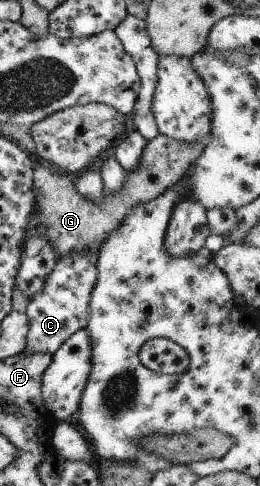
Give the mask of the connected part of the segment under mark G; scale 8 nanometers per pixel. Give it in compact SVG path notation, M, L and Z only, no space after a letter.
M158 134L146 142L136 169L125 172L122 187L116 193L104 193L103 190L97 203L80 195L68 176L48 170L48 163L35 159L31 182L38 194L33 205L37 217L37 232L51 245L56 260L73 253L97 254L107 235L116 230L132 208L160 197L160 194L181 180L195 163L207 140L208 136L198 143L184 143Z

